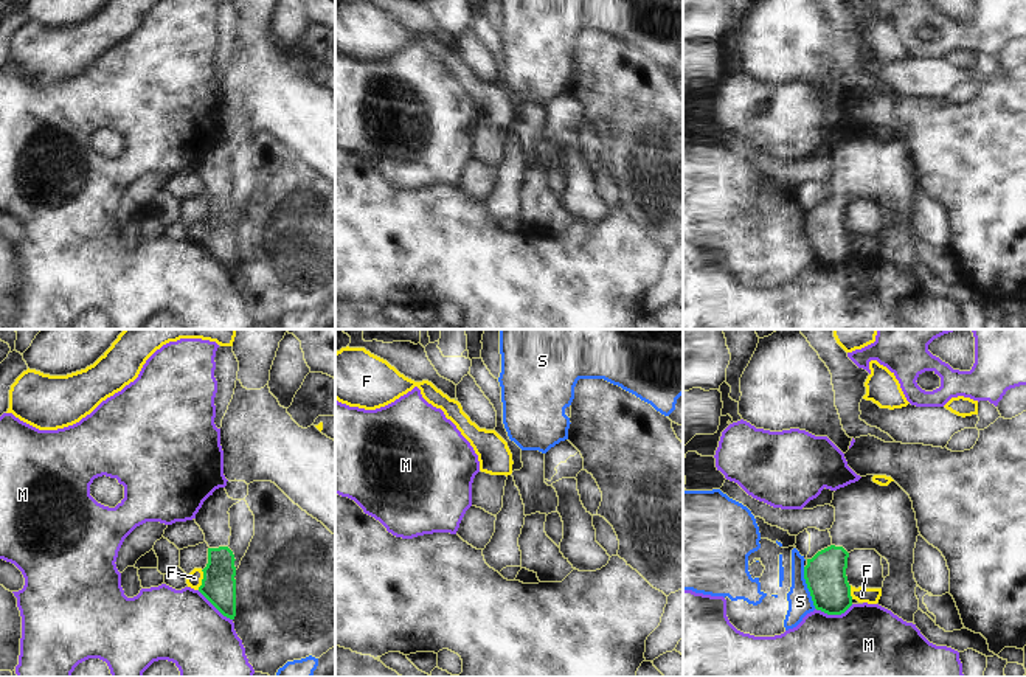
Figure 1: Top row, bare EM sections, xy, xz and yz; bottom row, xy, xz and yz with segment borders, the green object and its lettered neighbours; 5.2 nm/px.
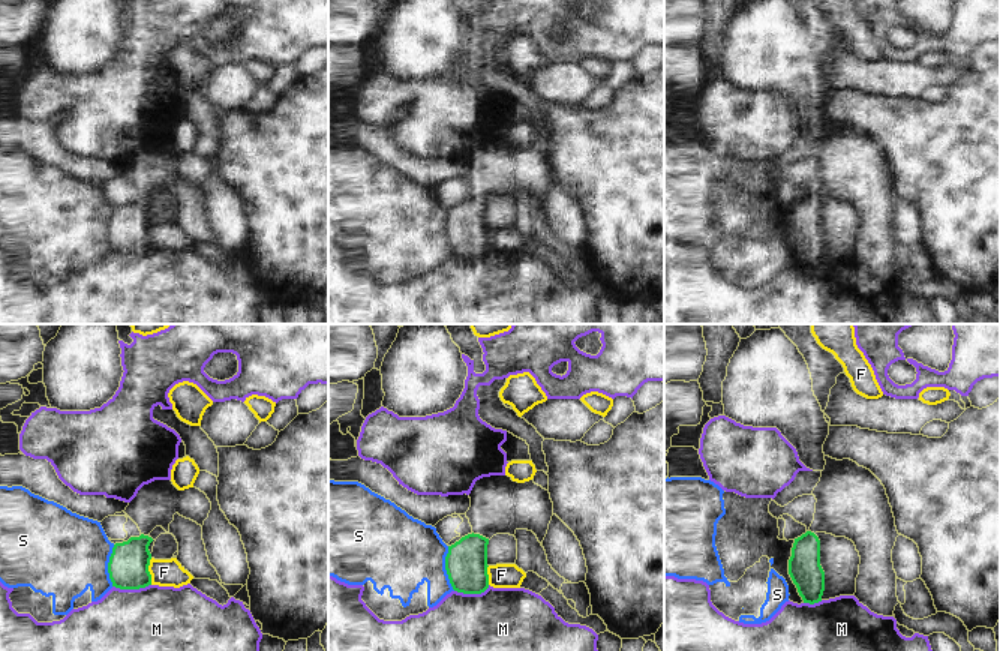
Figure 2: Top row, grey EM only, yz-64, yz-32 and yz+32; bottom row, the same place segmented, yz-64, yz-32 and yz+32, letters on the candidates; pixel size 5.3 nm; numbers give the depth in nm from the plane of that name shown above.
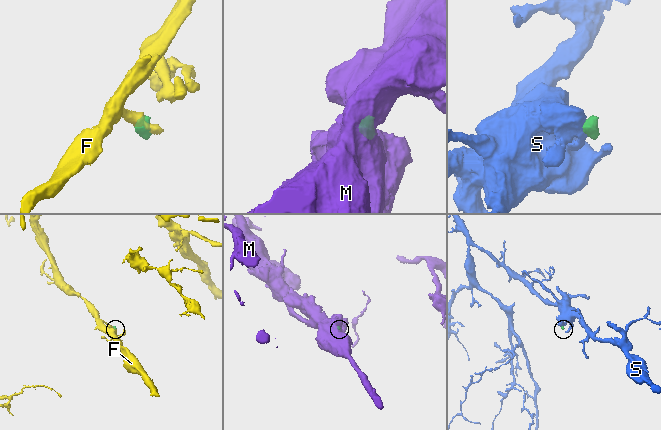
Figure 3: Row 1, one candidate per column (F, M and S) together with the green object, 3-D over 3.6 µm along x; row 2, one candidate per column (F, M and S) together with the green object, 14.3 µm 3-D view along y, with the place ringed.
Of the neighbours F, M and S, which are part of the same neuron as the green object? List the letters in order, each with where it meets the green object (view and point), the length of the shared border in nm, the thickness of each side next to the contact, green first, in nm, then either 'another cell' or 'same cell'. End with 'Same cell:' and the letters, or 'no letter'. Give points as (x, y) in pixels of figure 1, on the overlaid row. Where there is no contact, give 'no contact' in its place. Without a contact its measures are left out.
F: contact xy (202, 579); length 110 nm; calibres 180 and 80 nm; another cell
M: contact yz (834, 614); length 200 nm; calibres 220 and 500 nm; another cell
S: contact yz (807, 587); length 220 nm; calibres 220 and 130 nm; another cell
Same cell: no letter

